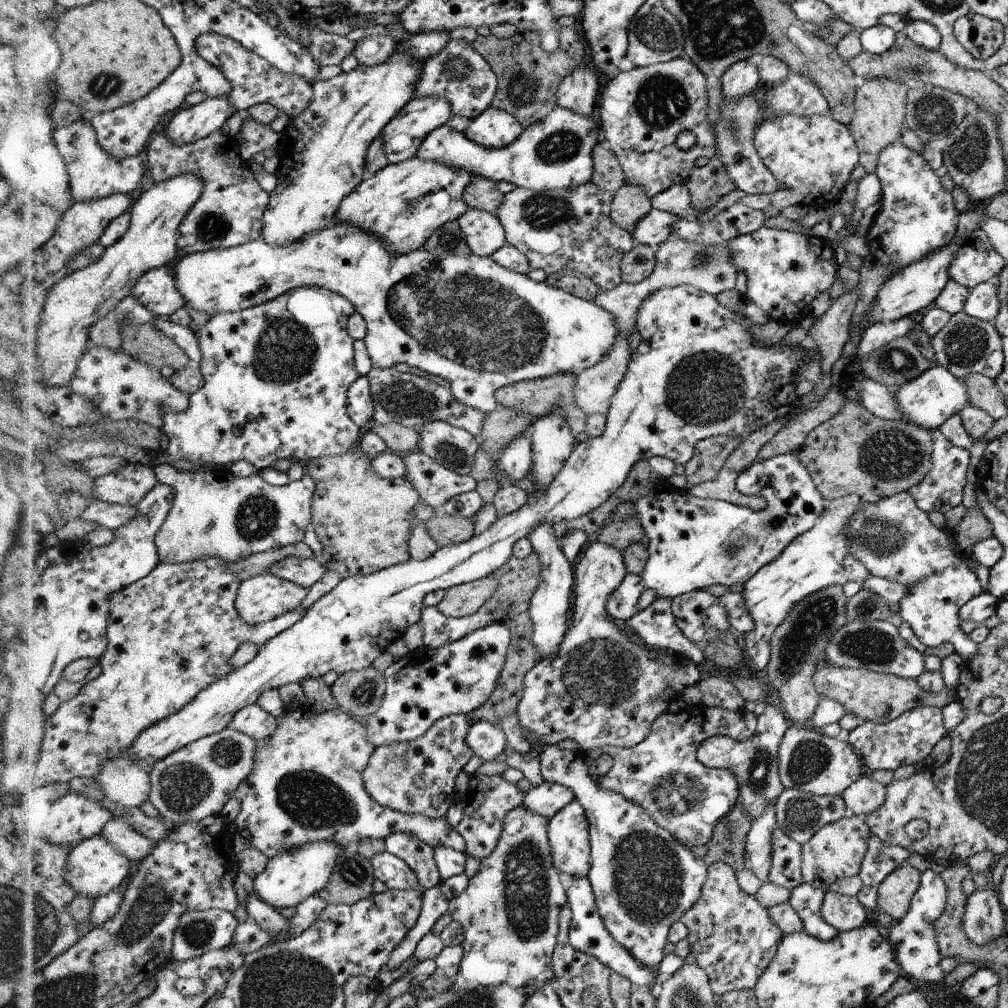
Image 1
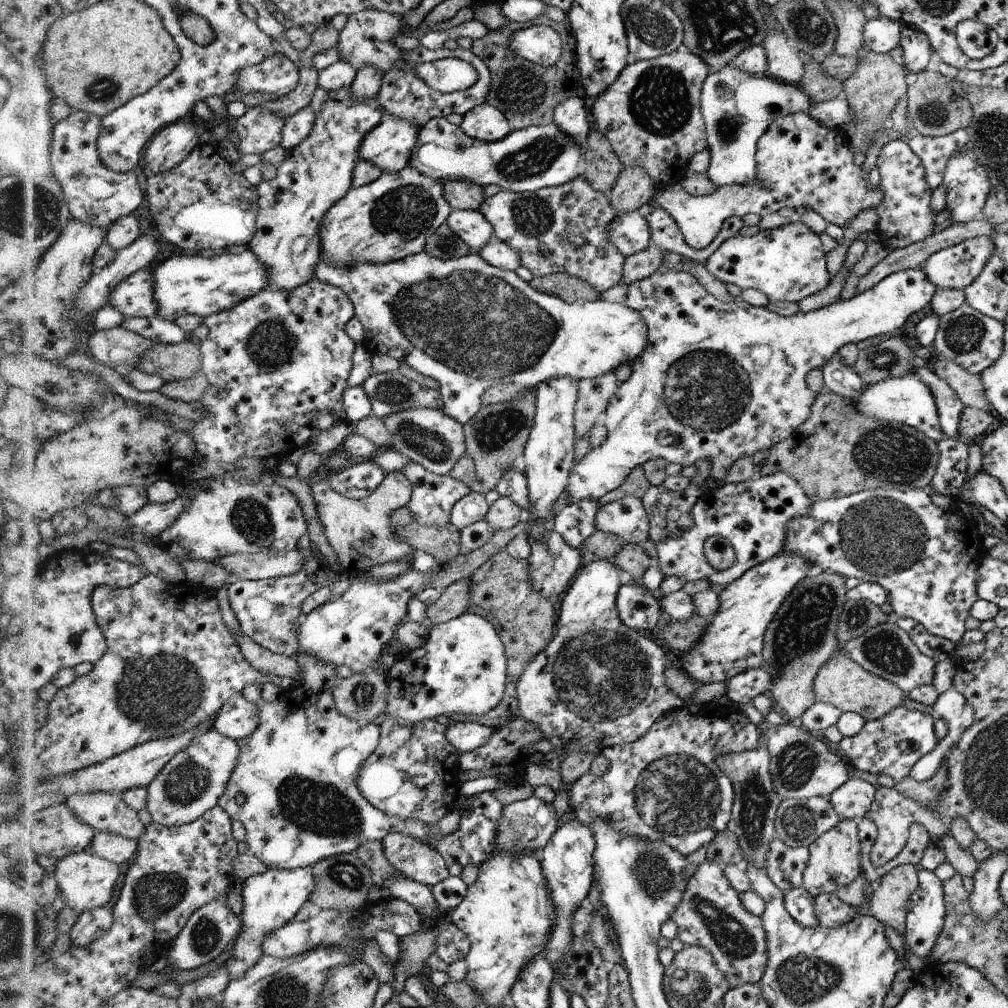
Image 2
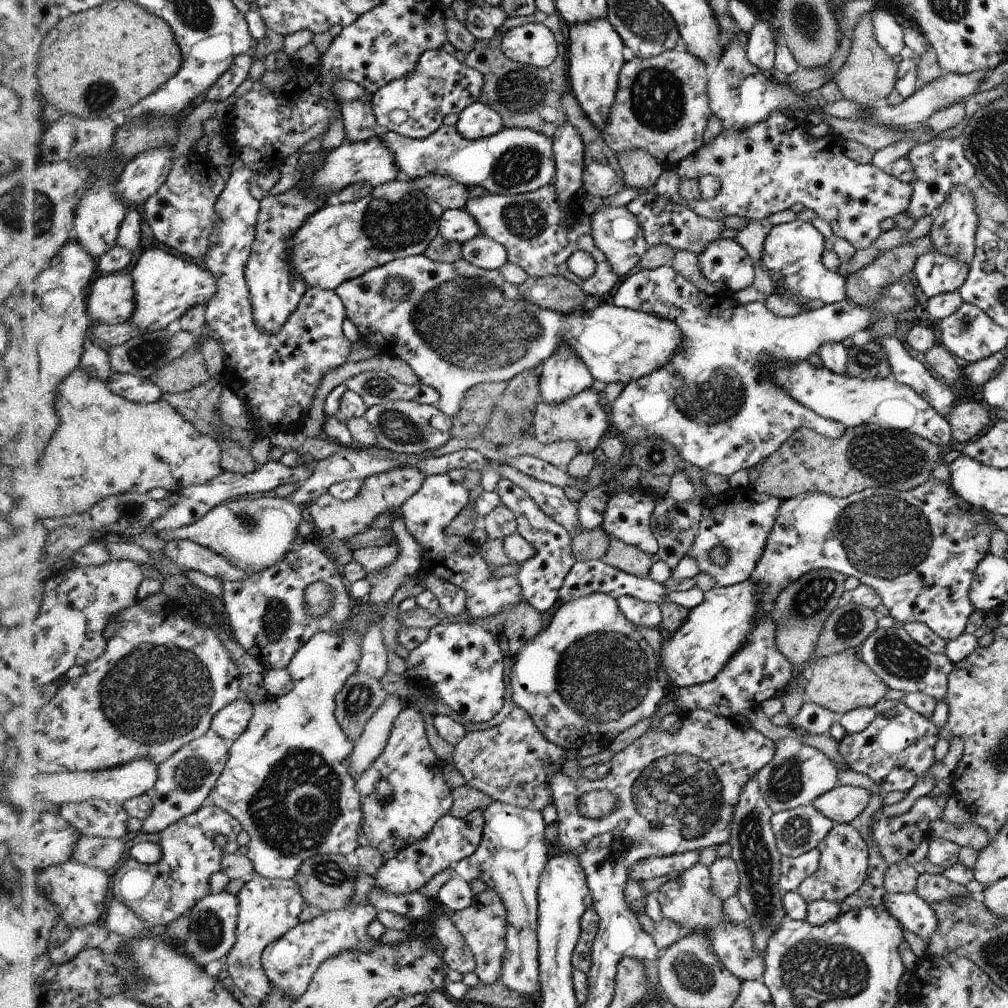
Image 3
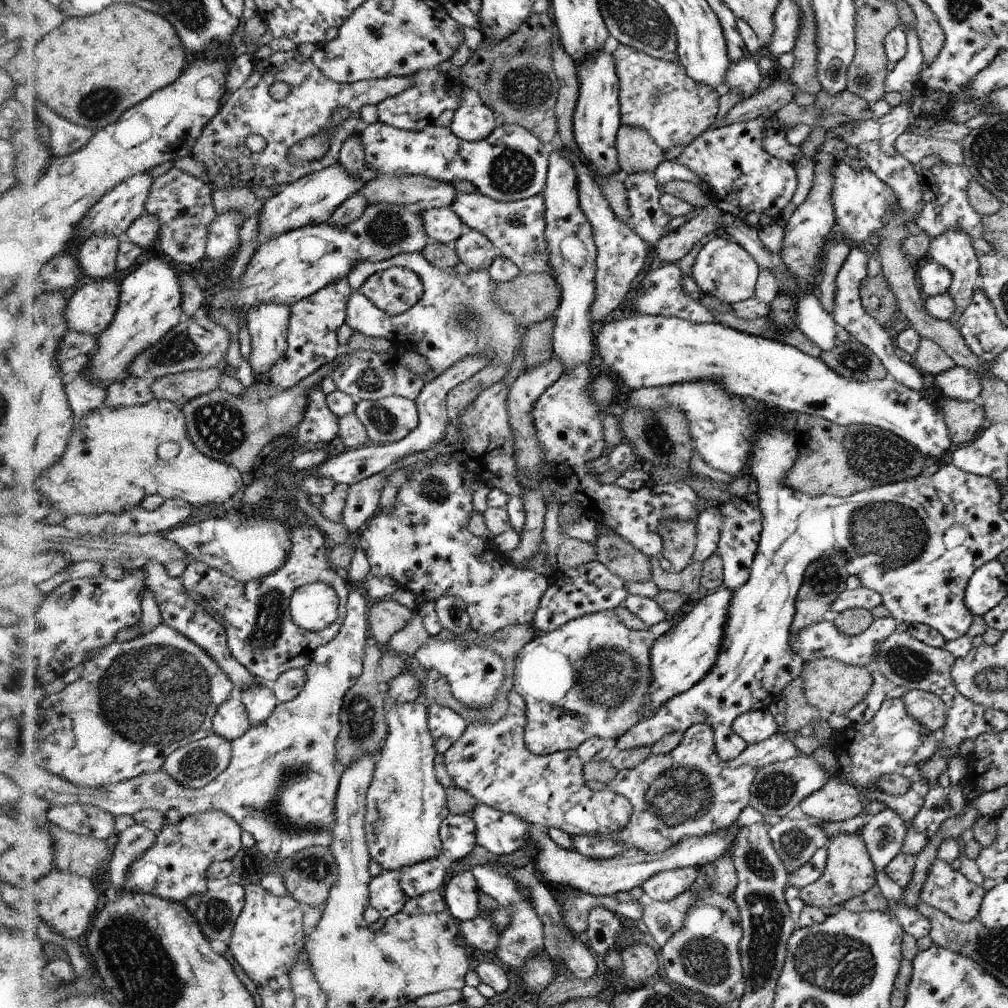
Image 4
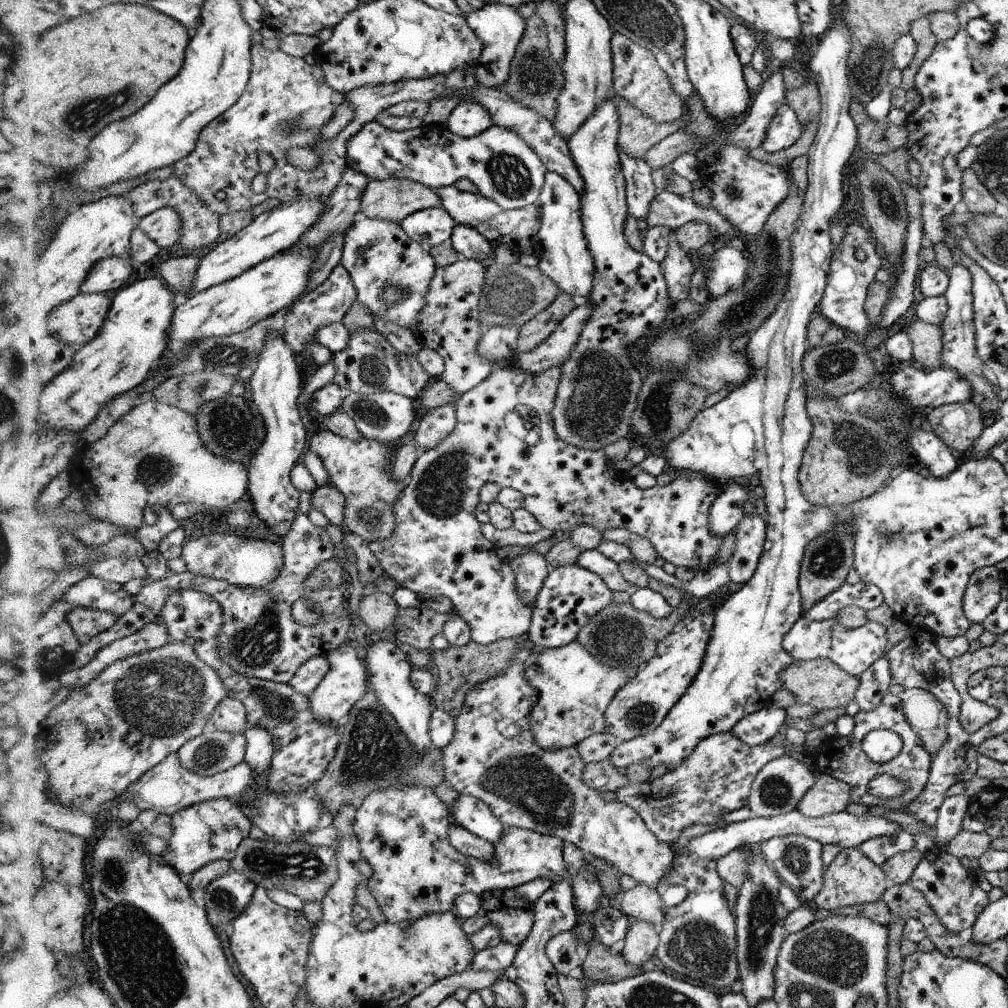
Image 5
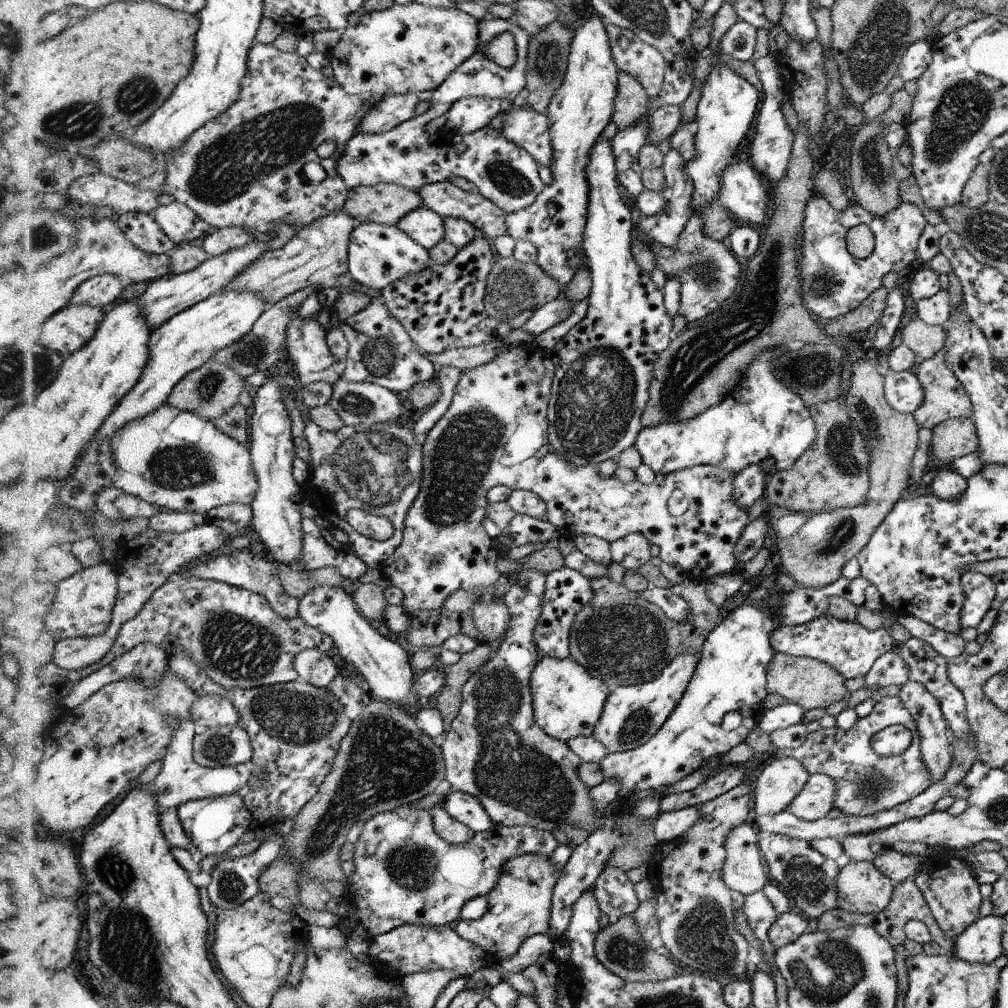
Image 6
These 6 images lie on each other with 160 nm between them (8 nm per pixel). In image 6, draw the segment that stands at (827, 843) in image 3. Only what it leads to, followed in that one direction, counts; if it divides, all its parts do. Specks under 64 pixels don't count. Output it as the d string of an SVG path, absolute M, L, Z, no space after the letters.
M849 861L846 866L840 866L842 871L836 880L836 889L839 894L839 909L859 914L876 914L883 912L891 903L895 888L890 878L880 873L872 861Z

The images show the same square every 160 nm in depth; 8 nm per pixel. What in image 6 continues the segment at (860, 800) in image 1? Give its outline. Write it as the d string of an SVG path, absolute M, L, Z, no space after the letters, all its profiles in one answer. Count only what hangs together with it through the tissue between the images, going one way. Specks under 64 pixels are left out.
M821 773L810 775L807 786L796 796L790 807L791 814L804 821L816 821L825 818L834 808L836 800L836 782Z

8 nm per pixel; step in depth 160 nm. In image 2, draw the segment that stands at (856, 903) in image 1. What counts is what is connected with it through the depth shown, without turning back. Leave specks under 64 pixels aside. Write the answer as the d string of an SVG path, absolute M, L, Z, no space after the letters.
M836 893L818 895L815 898L815 913L819 925L831 929L850 922L857 915Z

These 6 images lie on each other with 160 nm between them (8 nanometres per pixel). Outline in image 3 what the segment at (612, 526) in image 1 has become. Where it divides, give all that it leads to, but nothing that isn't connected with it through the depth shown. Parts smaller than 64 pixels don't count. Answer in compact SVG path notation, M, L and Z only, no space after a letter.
M602 527L578 532L571 542L574 560L578 562L601 559L608 550L609 540Z

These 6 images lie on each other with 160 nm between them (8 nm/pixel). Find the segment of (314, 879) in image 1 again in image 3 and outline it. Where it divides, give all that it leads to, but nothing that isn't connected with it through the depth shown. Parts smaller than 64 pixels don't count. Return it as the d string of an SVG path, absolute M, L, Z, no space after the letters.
M260 875L246 882L238 895L241 900L238 938L227 956L227 966L239 988L246 995L262 1002L272 994L274 986L263 963L265 952L300 922L305 902L302 890L293 879L269 879Z

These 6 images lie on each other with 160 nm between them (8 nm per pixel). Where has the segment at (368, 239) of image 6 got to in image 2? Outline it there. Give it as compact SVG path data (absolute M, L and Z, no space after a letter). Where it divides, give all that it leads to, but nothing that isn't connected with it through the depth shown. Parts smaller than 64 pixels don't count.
M422 251L391 263L362 263L352 265L351 267L331 265L321 258L317 263L313 277L343 289L350 297L355 307L354 318L360 321L365 332L361 343L371 355L382 352L386 356L392 356L398 362L404 362L404 364L408 364L414 370L420 372L420 374L430 376L430 378L434 378L438 382L439 392L443 398L442 411L454 420L459 421L461 425L466 424L478 414L479 410L484 406L482 398L485 392L488 391L488 388L492 386L500 383L514 383L516 386L535 388L537 384L547 382L547 380L555 379L556 377L572 377L578 381L580 379L593 379L614 372L624 362L632 365L636 359L639 359L640 355L643 355L644 349L647 347L647 336L649 334L647 323L643 319L642 313L636 309L630 308L624 303L613 303L601 298L595 301L568 303L559 297L534 288L530 283L516 275L514 271L505 271L504 269L489 265L477 252L470 252L468 255L442 260L438 257L433 257L426 251Z

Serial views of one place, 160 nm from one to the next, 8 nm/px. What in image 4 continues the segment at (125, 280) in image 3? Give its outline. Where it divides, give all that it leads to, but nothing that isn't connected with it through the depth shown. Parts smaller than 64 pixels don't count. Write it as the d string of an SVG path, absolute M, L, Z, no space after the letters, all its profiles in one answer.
M94 279L72 297L67 314L71 331L99 336L115 323L123 304L123 284L111 279Z

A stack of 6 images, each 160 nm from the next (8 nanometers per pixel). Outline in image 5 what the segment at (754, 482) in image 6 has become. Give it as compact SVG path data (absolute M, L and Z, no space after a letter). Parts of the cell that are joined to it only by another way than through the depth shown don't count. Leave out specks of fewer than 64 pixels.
M729 482L712 504L710 513L711 533L720 538L735 530L738 522L745 516L742 504L751 496L749 486Z

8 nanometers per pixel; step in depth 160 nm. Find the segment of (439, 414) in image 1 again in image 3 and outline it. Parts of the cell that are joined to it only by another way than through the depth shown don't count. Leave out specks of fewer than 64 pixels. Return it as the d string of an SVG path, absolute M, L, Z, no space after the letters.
M382 370L362 372L345 380L343 385L358 393L367 408L387 400L415 400L435 406L440 400L439 392L431 386L422 383L406 385Z

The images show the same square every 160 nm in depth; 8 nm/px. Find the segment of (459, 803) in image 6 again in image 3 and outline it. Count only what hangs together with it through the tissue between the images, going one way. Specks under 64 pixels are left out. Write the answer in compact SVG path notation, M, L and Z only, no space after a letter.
M492 802L483 810L484 828L481 845L477 851L469 857L463 858L454 865L456 876L463 878L467 883L473 880L481 880L488 889L495 890L502 898L508 912L506 952L503 960L501 981L511 989L526 994L530 999L536 999L534 992L542 988L539 983L539 882L546 868L547 860L553 847L546 845L544 840L544 828L547 826L543 819L543 813L534 809L525 809L516 805L507 805L501 802Z

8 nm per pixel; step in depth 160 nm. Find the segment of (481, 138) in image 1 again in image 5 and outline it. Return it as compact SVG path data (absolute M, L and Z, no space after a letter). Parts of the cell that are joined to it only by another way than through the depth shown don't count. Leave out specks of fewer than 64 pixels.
M466 100L452 110L445 126L456 136L470 138L482 135L494 124L491 114L482 104L478 104L474 100Z

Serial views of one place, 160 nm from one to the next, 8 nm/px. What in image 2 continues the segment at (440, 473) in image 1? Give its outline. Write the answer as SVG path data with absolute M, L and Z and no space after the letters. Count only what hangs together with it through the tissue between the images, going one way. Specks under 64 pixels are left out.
M414 461L410 462L402 473L413 486L411 499L406 507L410 510L413 520L419 525L427 525L428 527L446 526L451 522L451 512L454 510L455 504L472 491L471 487L462 481L456 480L450 475L431 473L427 468Z

